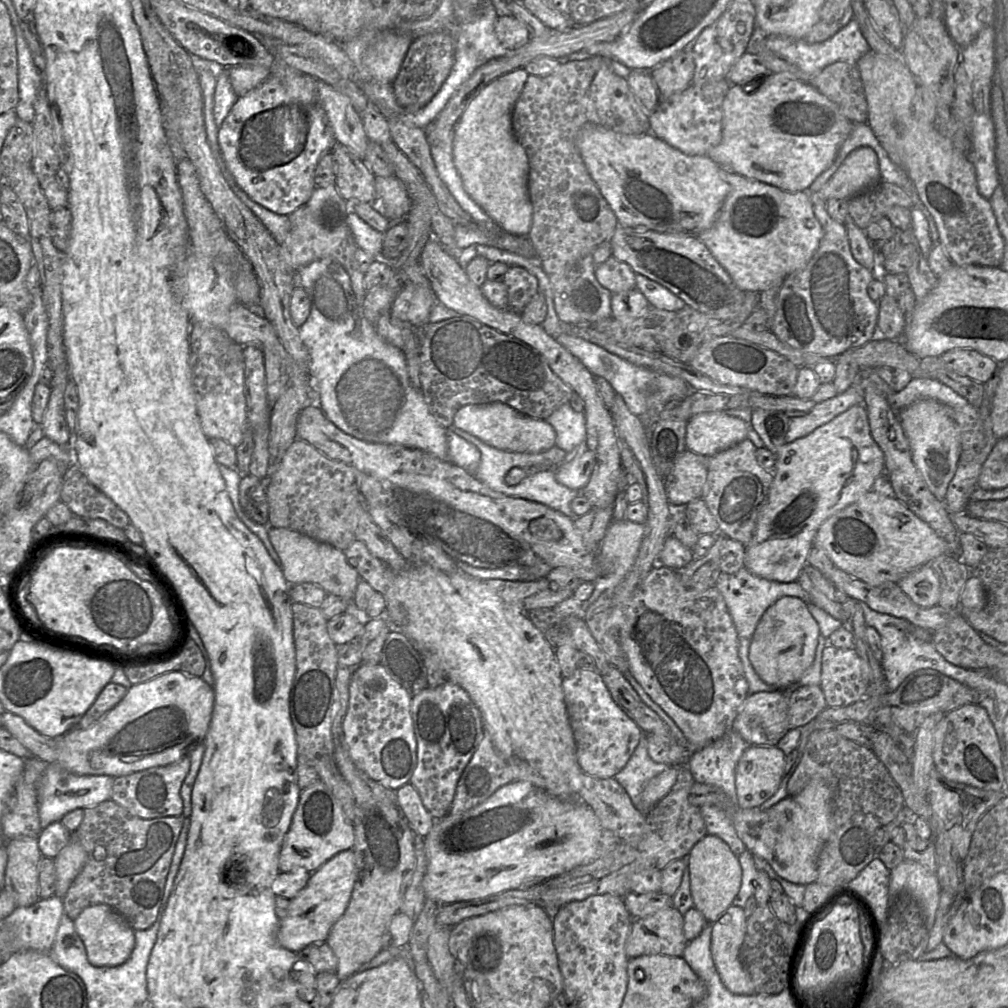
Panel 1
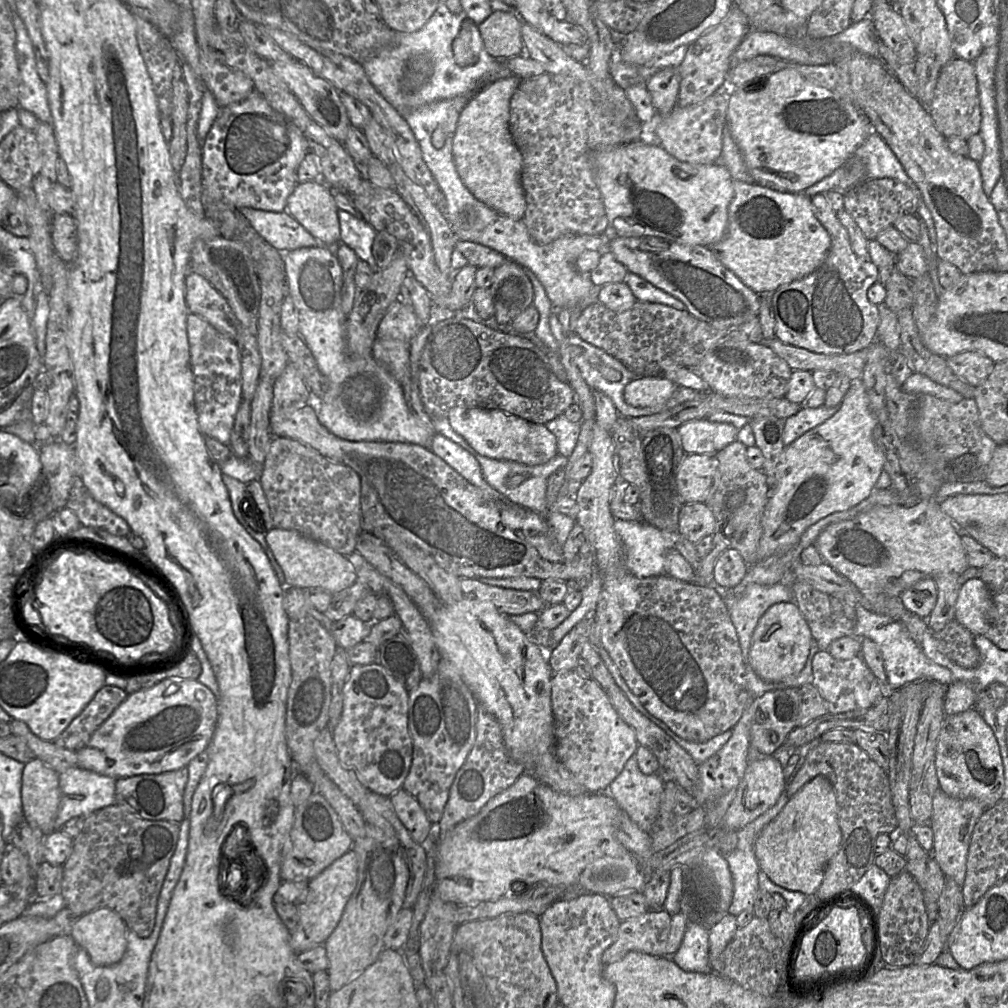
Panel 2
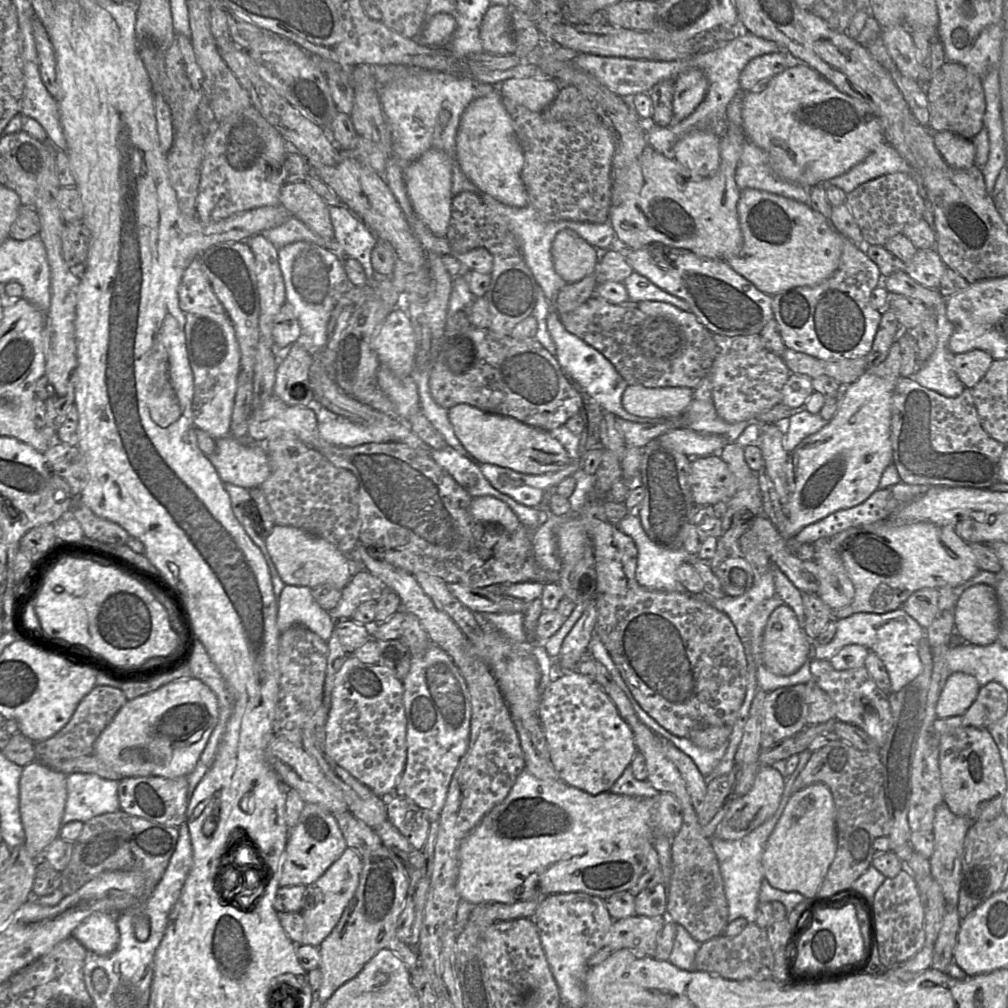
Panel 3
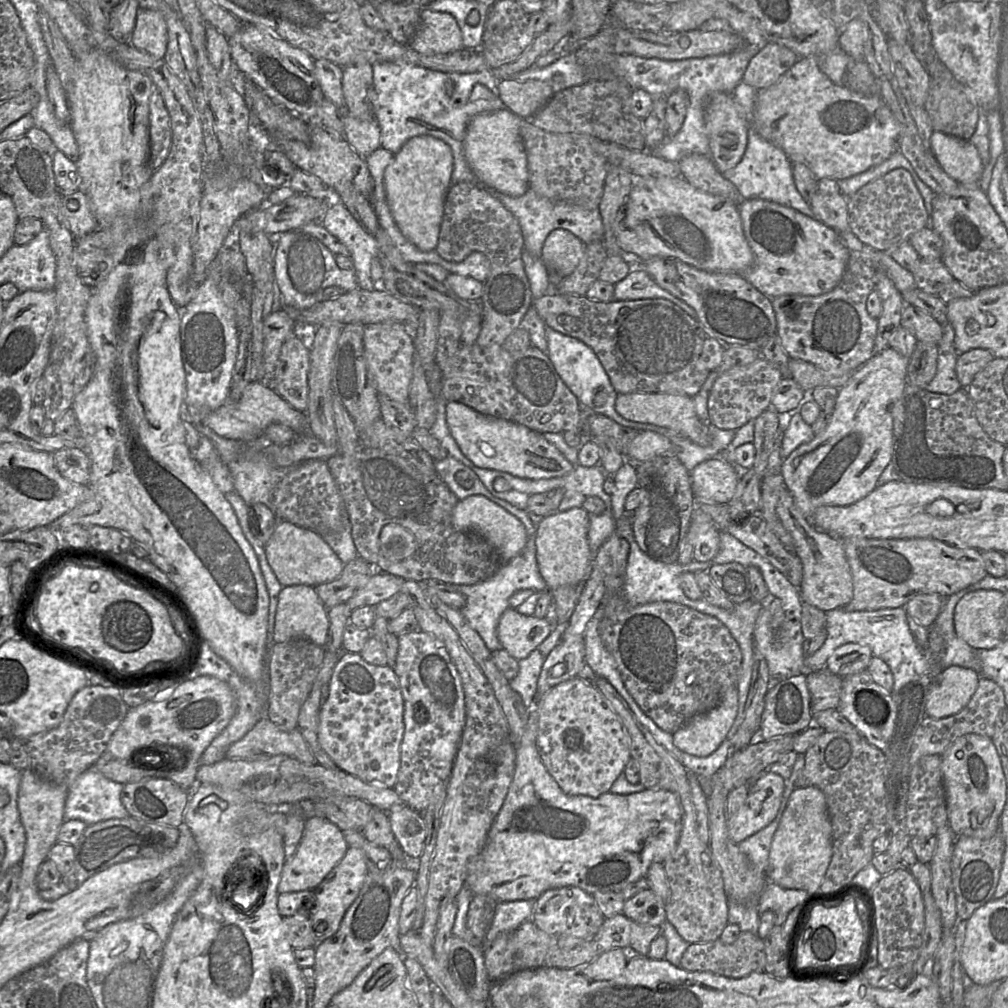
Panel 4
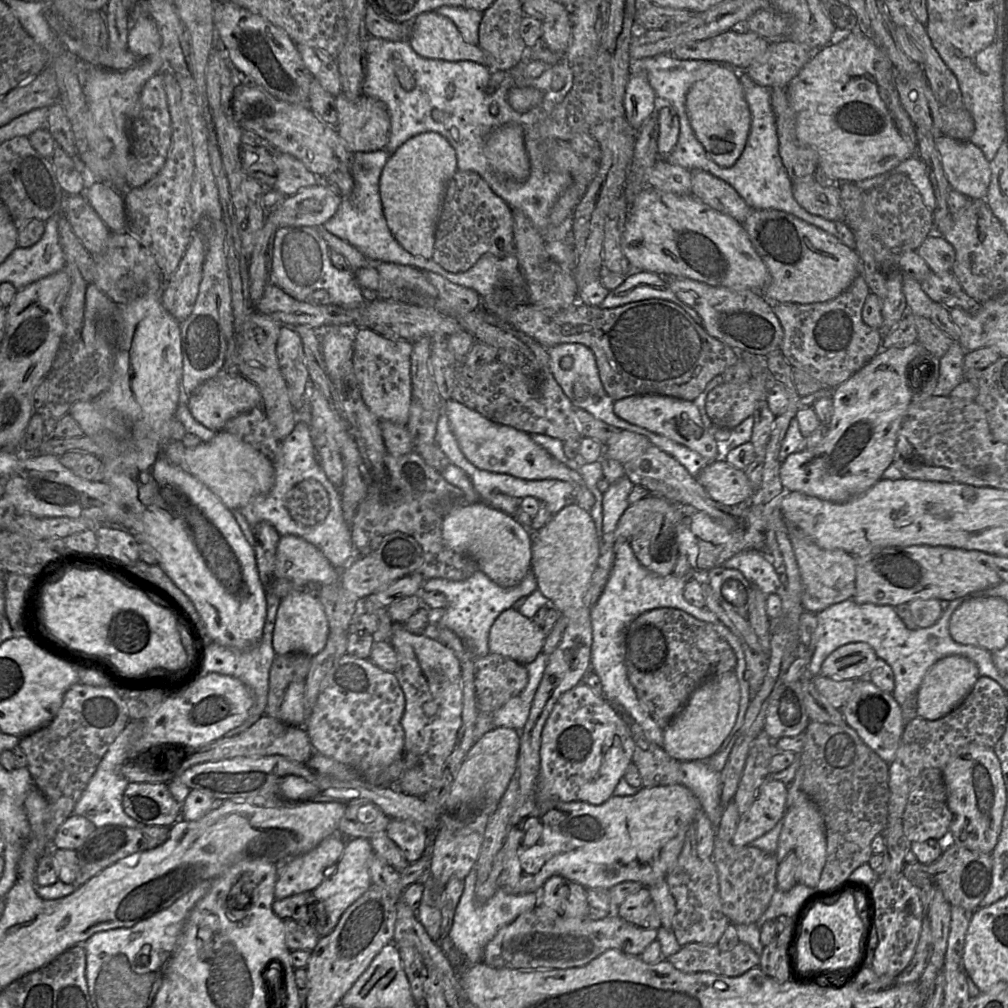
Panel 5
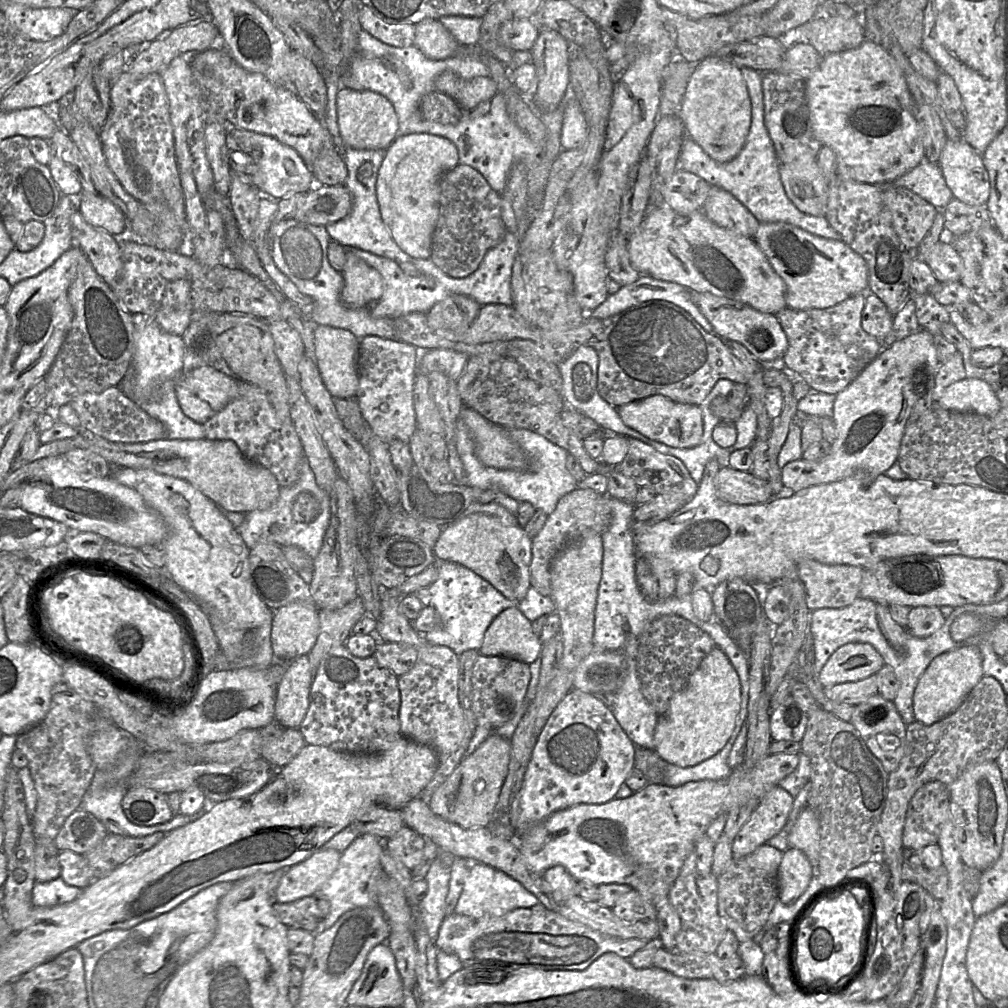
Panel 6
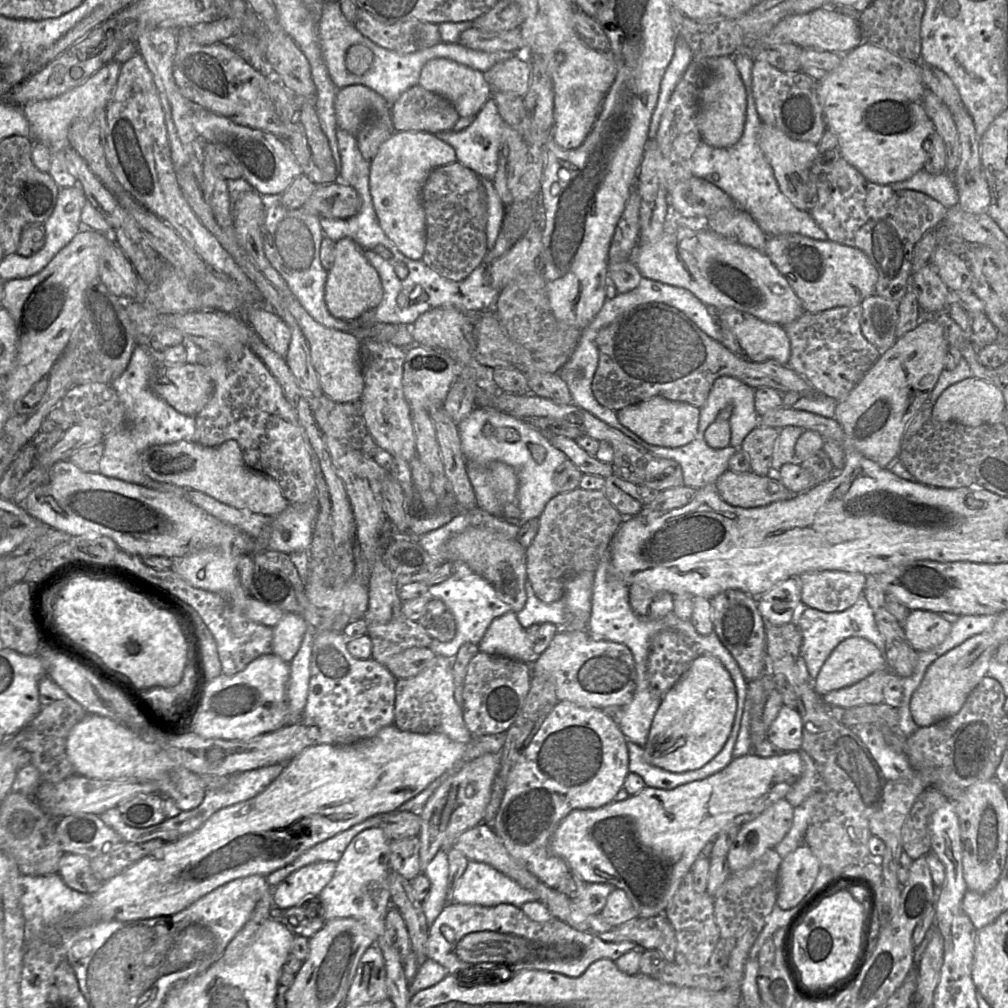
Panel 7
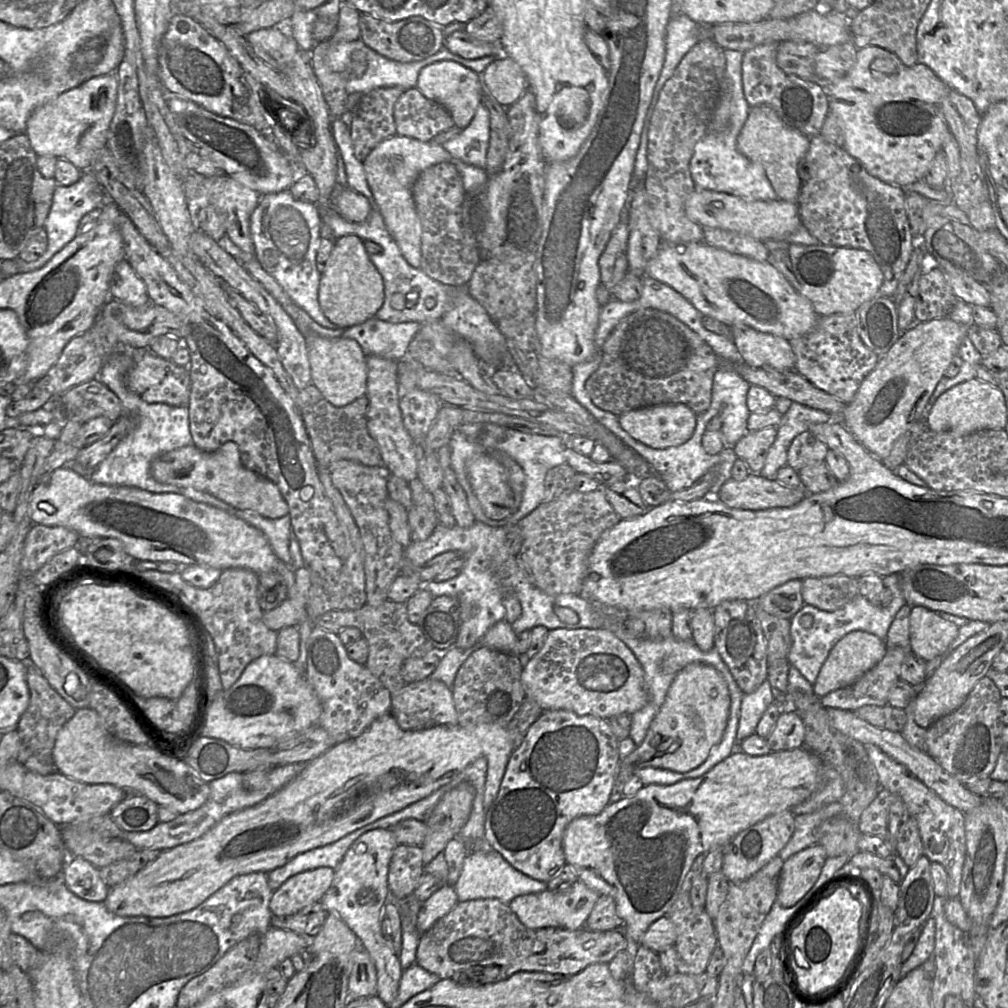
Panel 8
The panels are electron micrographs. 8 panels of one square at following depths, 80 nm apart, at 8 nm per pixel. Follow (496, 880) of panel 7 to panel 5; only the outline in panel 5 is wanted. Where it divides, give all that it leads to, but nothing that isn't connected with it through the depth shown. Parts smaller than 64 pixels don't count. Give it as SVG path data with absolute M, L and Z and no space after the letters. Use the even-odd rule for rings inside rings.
M473 868L464 879L464 889L457 905L454 921L449 932L449 937L456 948L465 955L467 961L471 964L483 962L483 953L487 944L493 939L497 932L504 926L512 923L519 915L533 909L539 903L539 892L526 894L509 894L502 889L496 893L484 904L479 904L475 897L476 871Z

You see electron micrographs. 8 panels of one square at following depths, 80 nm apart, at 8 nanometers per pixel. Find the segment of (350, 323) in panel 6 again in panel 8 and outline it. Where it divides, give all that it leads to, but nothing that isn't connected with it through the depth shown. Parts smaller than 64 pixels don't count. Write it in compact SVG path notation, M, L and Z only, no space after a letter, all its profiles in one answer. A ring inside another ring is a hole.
M289 190L261 196L250 217L250 233L254 243L254 257L265 272L271 275L290 298L317 324L327 329L338 329L321 310L318 289L321 273L316 266L316 255L321 241L321 218L316 204L296 200Z

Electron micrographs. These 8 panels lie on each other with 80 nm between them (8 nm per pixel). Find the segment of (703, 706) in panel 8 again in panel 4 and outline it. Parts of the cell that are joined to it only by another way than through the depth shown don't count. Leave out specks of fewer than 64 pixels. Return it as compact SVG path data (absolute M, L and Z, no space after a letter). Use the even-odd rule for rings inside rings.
M727 689L715 708L698 714L673 733L673 743L682 752L707 757L726 739L738 712L738 689Z

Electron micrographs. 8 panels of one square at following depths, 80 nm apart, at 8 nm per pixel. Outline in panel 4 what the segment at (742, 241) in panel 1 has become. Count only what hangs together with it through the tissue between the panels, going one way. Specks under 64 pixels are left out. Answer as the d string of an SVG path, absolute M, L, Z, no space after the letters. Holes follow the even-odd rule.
M744 199L738 209L745 237L754 254L752 266L741 275L758 291L771 299L782 295L819 296L839 284L851 252L842 244L838 232L833 228L797 210L767 200Z

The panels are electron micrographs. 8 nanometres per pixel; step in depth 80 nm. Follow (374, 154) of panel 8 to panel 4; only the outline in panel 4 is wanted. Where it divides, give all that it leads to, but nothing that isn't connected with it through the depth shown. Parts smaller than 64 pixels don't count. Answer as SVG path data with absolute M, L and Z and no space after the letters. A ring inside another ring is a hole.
M415 136L394 154L384 171L386 202L402 235L421 251L436 249L444 205L452 184L453 155L451 148L433 136Z

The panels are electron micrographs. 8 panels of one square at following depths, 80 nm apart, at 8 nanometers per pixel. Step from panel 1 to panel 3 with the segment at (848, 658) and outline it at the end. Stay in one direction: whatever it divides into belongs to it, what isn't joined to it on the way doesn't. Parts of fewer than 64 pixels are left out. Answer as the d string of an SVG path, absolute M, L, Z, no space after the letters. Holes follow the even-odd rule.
M813 658L810 663L810 672L812 679L831 698L835 719L863 729L882 747L892 726L892 710L888 694L877 686L866 667L836 670L829 660Z

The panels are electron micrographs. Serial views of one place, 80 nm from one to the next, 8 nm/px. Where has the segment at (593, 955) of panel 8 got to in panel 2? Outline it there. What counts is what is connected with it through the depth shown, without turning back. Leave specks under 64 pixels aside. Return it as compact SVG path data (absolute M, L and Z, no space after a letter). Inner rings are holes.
M659 909L621 922L617 939L604 951L602 962L606 965L619 961L629 952L666 955L671 920L672 916L665 909Z

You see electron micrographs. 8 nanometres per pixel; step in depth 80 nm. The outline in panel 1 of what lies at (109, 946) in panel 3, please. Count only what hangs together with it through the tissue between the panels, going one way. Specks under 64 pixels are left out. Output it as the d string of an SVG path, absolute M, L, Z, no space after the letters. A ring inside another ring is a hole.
M106 904L84 909L74 919L75 931L84 943L90 964L96 967L115 967L124 964L135 947L135 931L129 922Z

